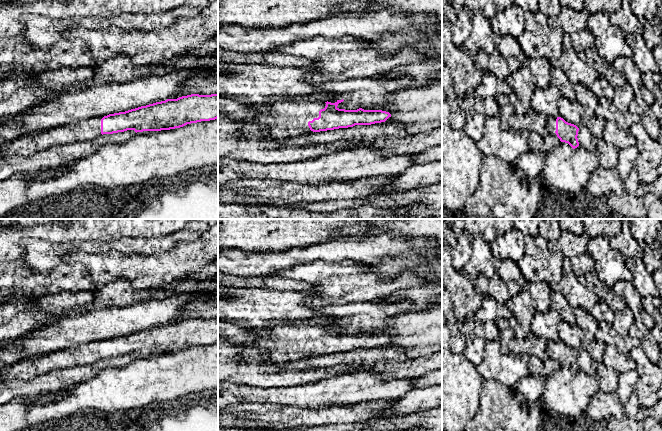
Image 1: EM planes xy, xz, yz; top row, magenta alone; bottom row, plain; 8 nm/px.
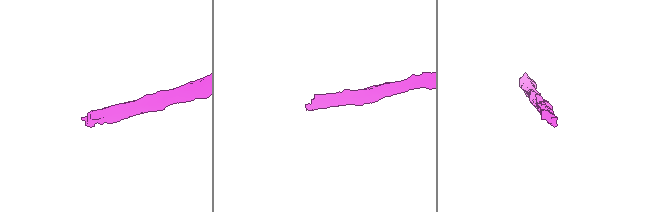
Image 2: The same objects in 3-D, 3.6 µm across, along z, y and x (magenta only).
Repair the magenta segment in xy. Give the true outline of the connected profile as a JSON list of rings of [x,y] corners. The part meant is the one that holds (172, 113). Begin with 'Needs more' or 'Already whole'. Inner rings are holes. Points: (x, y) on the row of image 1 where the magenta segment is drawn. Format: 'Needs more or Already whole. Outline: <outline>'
Needs more. Outline: [[[191,94],[21,136],[2,147],[1,155],[29,156],[54,146],[91,140],[103,134],[127,130],[134,130],[136,133],[170,130],[217,118],[218,94]]]

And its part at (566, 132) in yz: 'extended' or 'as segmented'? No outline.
extended

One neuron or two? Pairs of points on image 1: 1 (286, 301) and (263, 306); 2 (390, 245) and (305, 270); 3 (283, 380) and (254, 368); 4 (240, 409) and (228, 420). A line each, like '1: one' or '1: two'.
1: one
2: two
3: one
4: one

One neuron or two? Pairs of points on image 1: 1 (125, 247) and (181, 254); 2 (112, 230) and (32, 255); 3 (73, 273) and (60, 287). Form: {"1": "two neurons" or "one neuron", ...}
{"1": "two neurons", "2": "two neurons", "3": "one neuron"}

